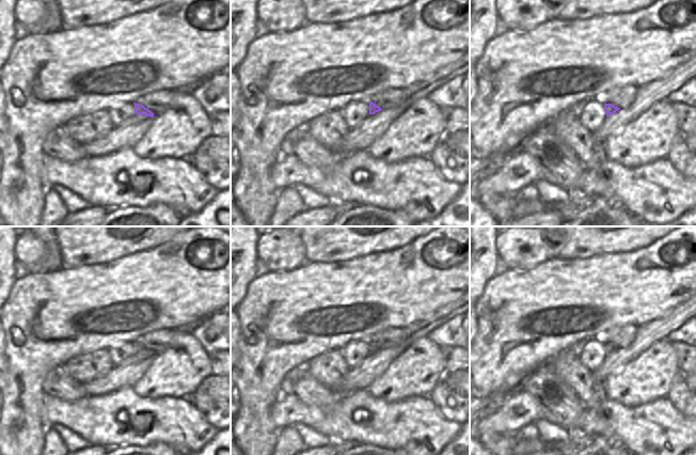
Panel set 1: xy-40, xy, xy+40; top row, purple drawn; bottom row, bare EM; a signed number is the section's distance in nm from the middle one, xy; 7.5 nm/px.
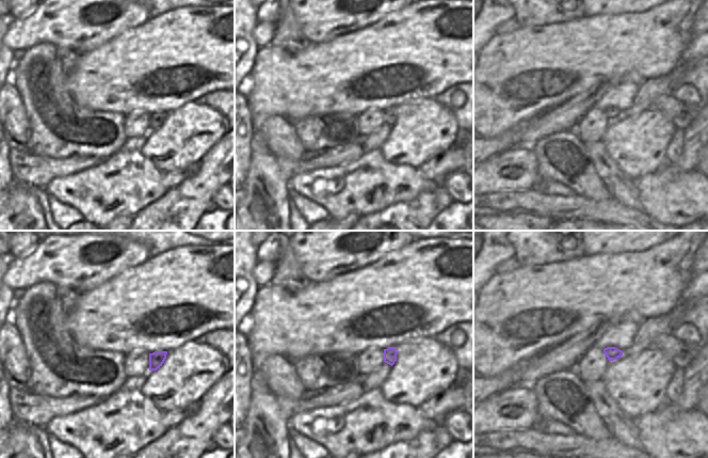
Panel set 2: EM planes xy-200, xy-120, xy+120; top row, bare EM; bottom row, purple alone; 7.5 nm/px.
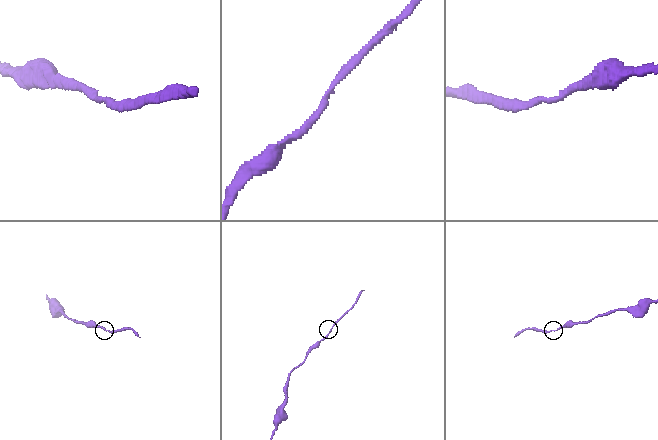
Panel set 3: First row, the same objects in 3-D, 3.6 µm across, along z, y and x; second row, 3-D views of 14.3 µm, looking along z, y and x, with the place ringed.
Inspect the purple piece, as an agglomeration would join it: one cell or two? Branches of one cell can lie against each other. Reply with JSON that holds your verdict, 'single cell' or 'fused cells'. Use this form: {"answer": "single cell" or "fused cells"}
{"answer": "single cell"}

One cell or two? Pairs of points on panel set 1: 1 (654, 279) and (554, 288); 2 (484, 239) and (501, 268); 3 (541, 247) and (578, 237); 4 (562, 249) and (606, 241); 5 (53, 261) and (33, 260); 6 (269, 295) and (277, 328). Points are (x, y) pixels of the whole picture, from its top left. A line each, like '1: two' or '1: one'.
1: one
2: two
3: two
4: one
5: two
6: one

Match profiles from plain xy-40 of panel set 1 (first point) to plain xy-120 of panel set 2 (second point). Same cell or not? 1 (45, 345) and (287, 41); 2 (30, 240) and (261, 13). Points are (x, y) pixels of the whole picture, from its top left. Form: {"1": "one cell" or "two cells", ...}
{"1": "two cells", "2": "one cell"}

